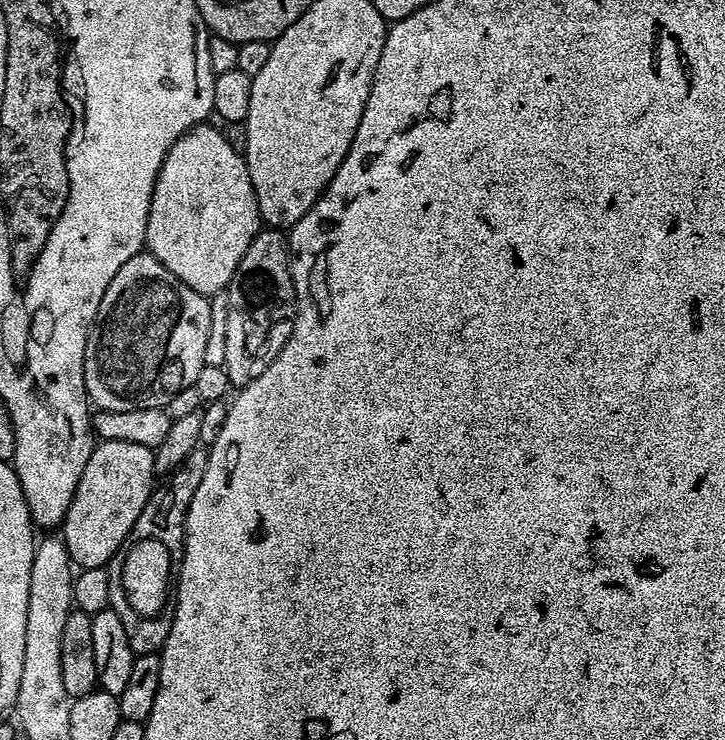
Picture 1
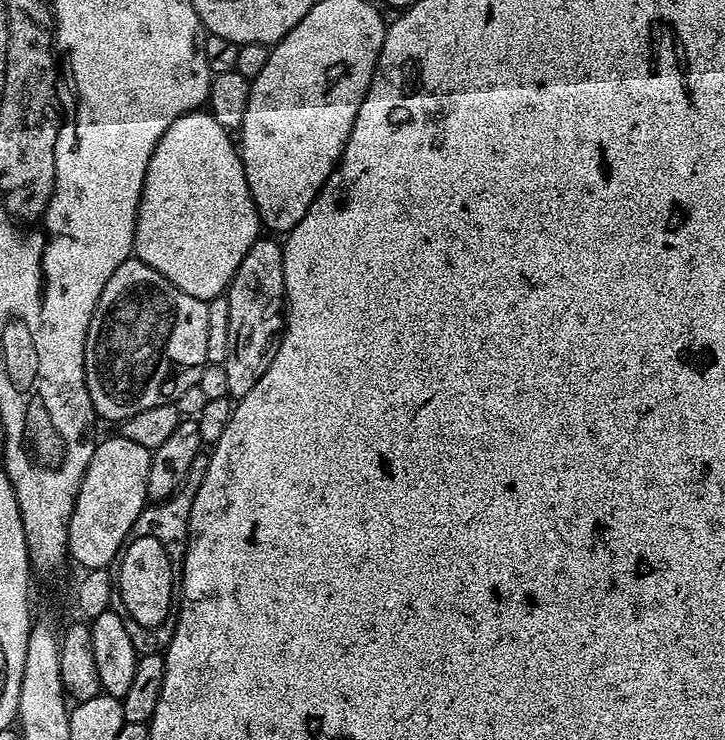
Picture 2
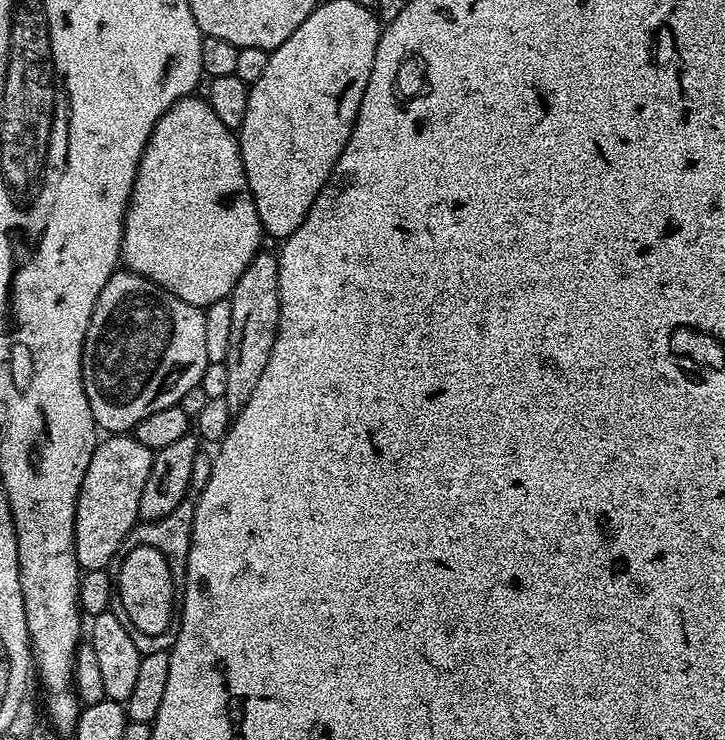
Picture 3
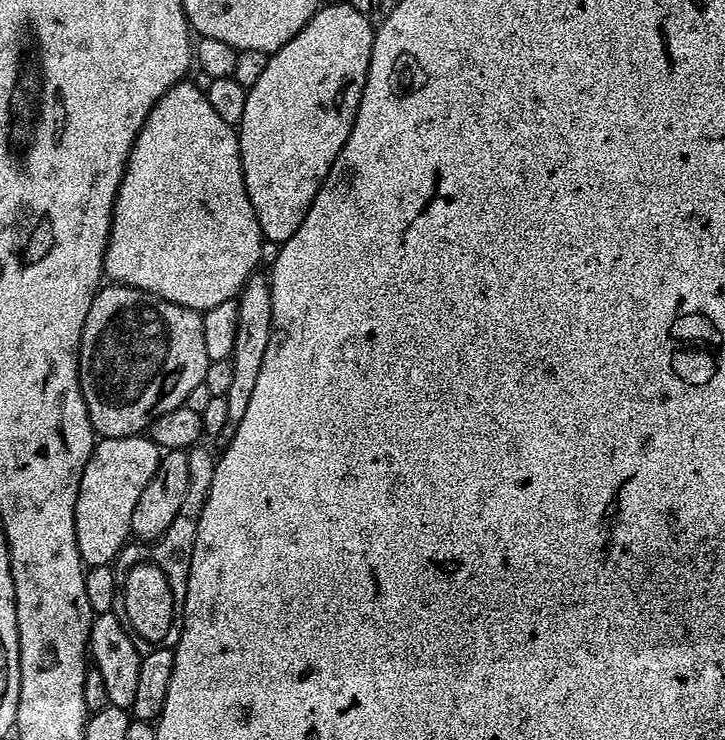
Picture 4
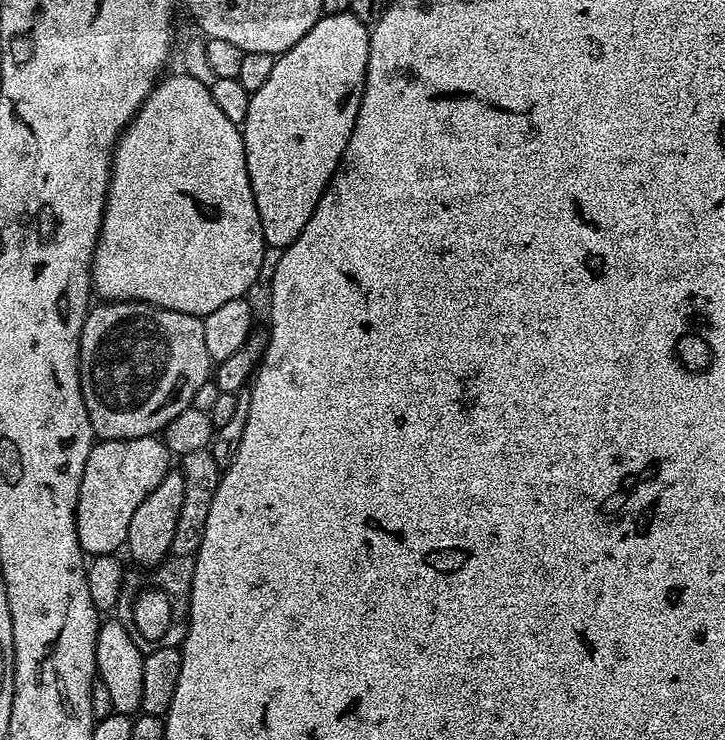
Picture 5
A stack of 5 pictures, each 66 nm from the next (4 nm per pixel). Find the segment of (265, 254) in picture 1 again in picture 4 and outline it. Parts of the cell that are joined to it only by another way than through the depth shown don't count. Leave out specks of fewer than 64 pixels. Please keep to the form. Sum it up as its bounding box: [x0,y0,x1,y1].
[224,274,272,425]

